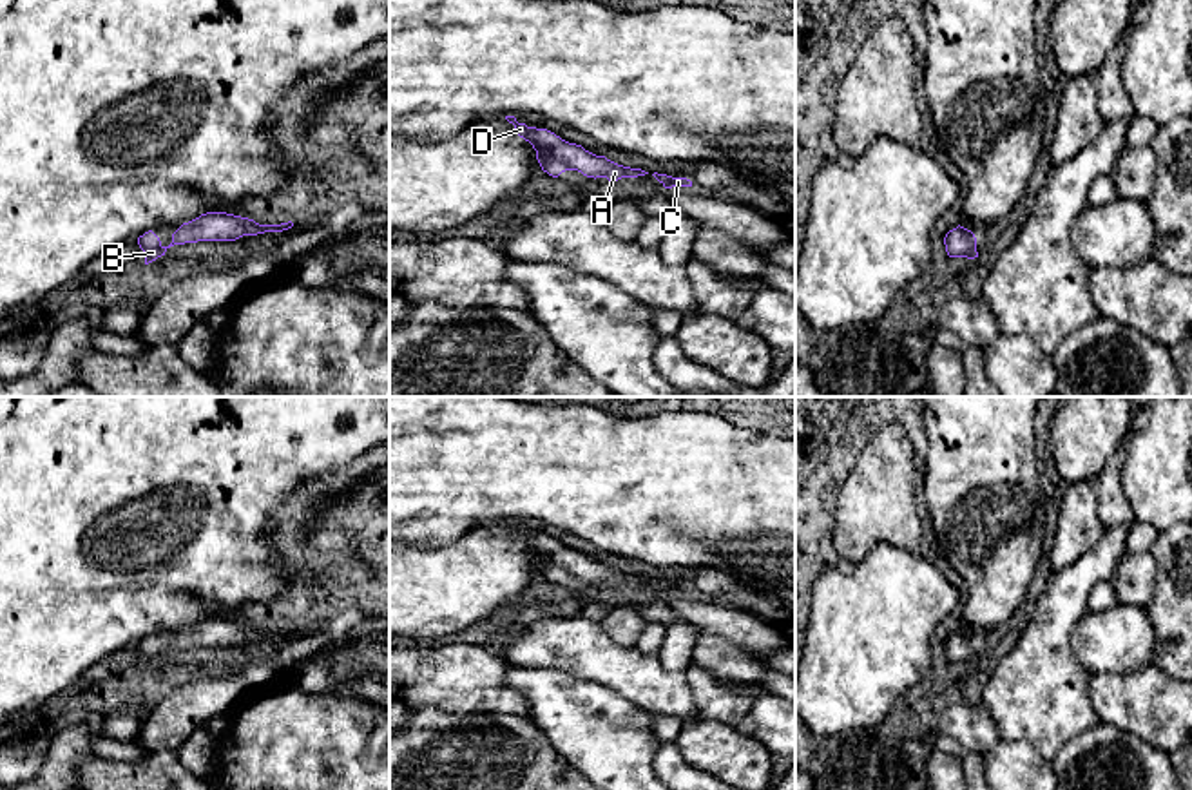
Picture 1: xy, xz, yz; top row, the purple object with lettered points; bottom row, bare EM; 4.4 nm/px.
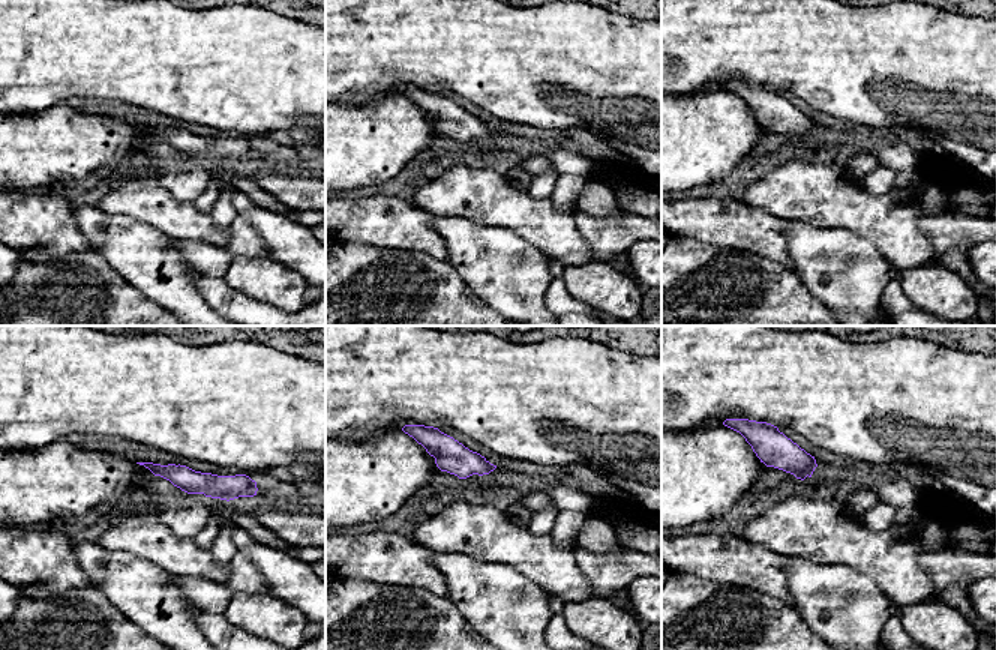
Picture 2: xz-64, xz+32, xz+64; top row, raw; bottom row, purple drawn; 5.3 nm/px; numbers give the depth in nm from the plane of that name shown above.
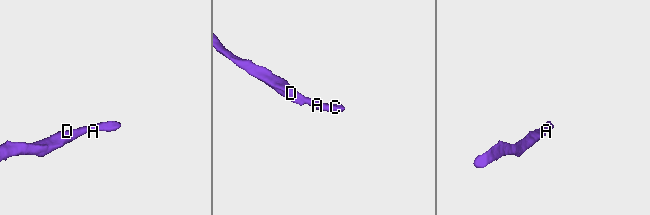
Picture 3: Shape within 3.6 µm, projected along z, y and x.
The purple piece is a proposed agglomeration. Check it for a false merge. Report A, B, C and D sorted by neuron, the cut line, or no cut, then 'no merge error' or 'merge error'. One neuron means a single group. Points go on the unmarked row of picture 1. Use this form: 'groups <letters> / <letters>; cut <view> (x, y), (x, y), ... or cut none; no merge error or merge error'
groups A B C D; cut none; no merge error

